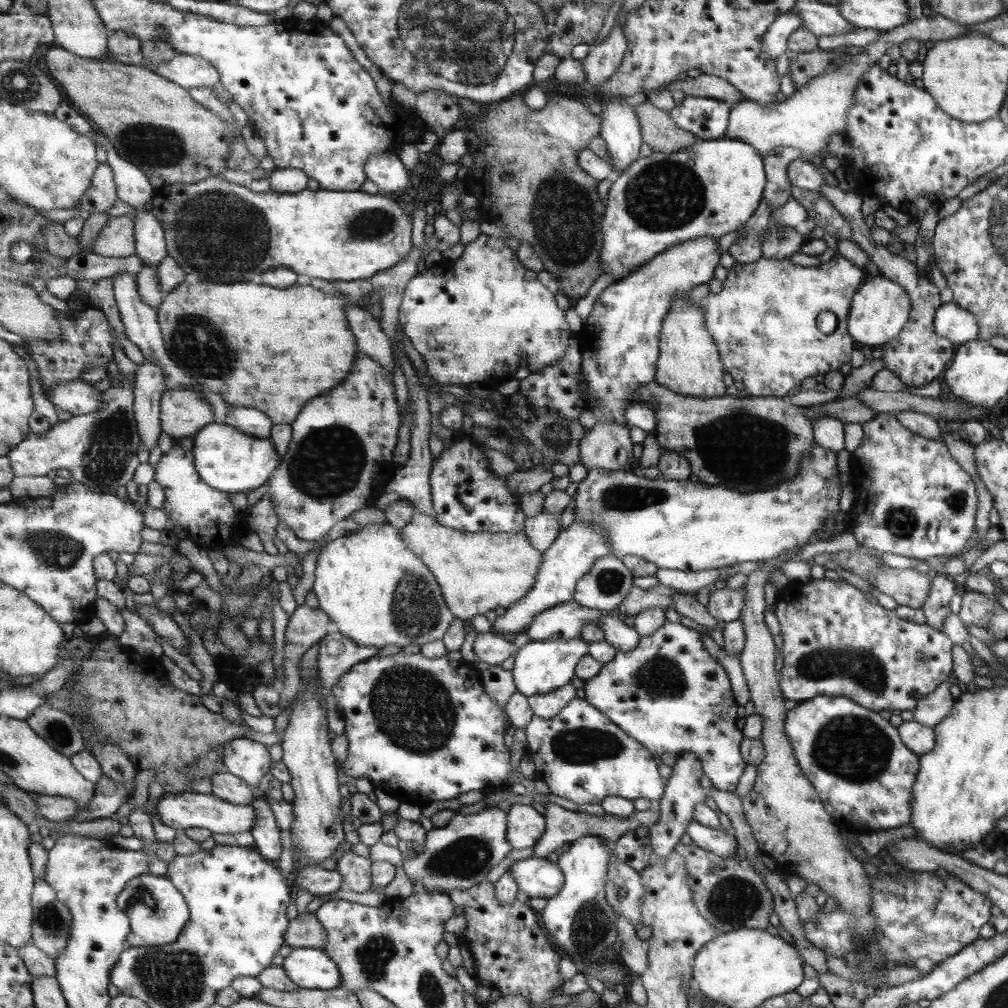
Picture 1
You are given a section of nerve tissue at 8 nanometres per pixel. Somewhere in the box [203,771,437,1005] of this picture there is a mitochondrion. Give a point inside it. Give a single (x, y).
(372, 956)

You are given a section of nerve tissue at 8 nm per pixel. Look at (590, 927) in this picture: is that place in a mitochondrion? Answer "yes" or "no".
yes

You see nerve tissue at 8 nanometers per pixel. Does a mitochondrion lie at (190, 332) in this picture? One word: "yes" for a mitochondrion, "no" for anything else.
yes

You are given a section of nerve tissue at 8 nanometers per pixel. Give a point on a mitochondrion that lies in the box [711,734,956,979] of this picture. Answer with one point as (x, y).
(920, 939)

